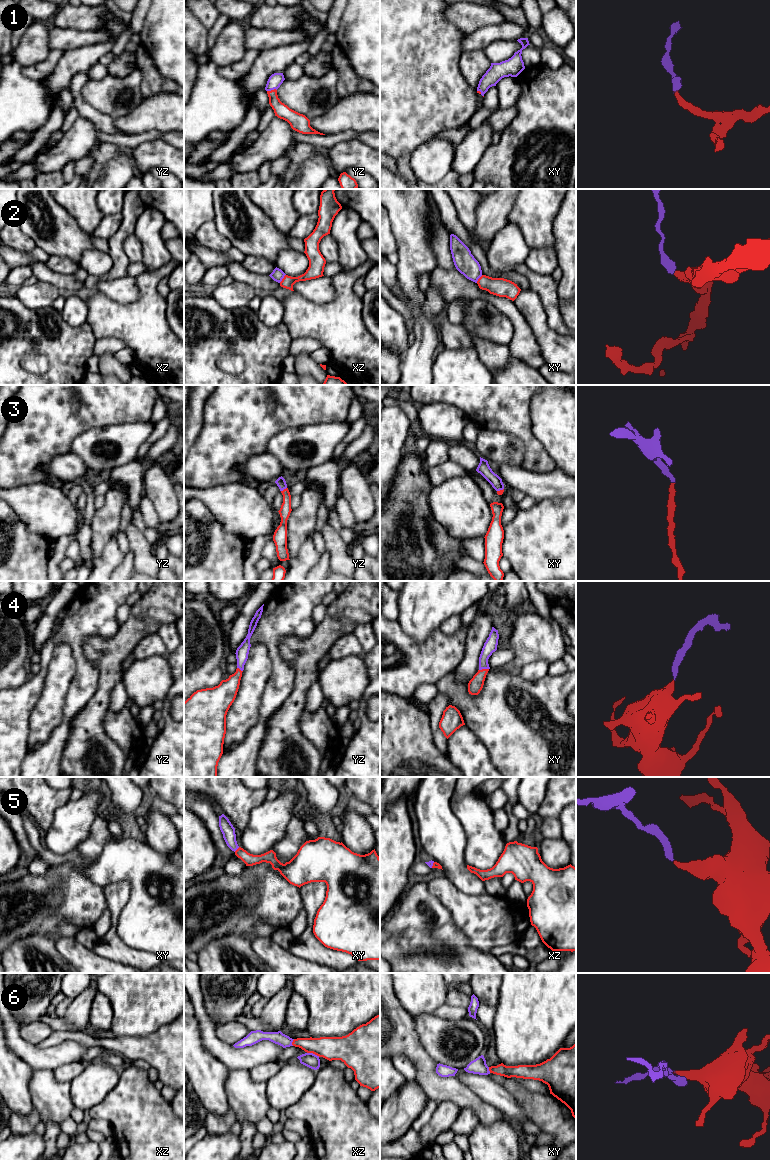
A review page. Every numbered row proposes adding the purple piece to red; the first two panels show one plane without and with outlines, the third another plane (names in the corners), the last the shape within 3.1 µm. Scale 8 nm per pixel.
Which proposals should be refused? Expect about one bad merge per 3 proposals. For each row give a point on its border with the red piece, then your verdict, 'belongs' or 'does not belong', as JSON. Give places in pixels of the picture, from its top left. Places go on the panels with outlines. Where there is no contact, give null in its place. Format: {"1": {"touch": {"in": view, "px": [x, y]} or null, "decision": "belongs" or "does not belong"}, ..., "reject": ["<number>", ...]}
{"1": {"touch": {"in": "yz", "px": [271, 90]}, "decision": "belongs"}, "2": {"touch": {"in": "xz", "px": [283, 278]}, "decision": "does not belong"}, "3": {"touch": {"in": "yz", "px": [284, 489]}, "decision": "belongs"}, "4": {"touch": {"in": "xy", "px": [483, 669]}, "decision": "belongs"}, "5": {"touch": {"in": "xy", "px": [237, 849]}, "decision": "belongs"}, "6": {"touch": {"in": "xz", "px": [313, 1053]}, "decision": "belongs"}, "reject": ["2"]}

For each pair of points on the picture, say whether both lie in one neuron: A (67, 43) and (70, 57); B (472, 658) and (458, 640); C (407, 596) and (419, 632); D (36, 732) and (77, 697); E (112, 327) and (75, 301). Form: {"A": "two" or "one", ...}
{"A": "two", "B": "two", "C": "one", "D": "two", "E": "two"}

